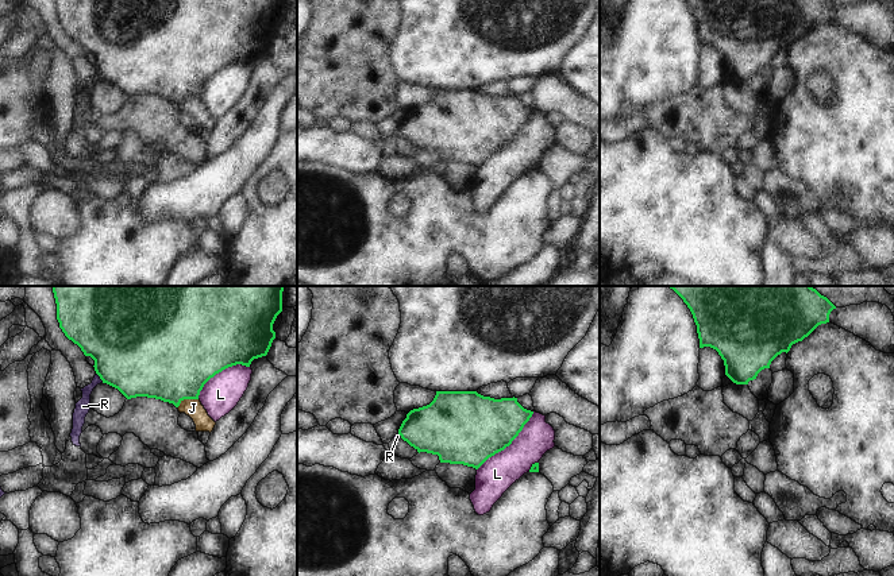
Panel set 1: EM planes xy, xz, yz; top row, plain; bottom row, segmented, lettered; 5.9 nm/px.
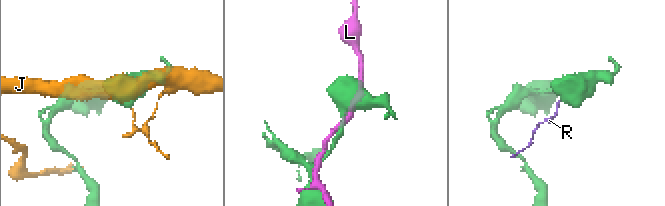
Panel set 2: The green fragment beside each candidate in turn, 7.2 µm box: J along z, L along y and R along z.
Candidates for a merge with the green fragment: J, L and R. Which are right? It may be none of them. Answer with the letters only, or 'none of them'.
R

